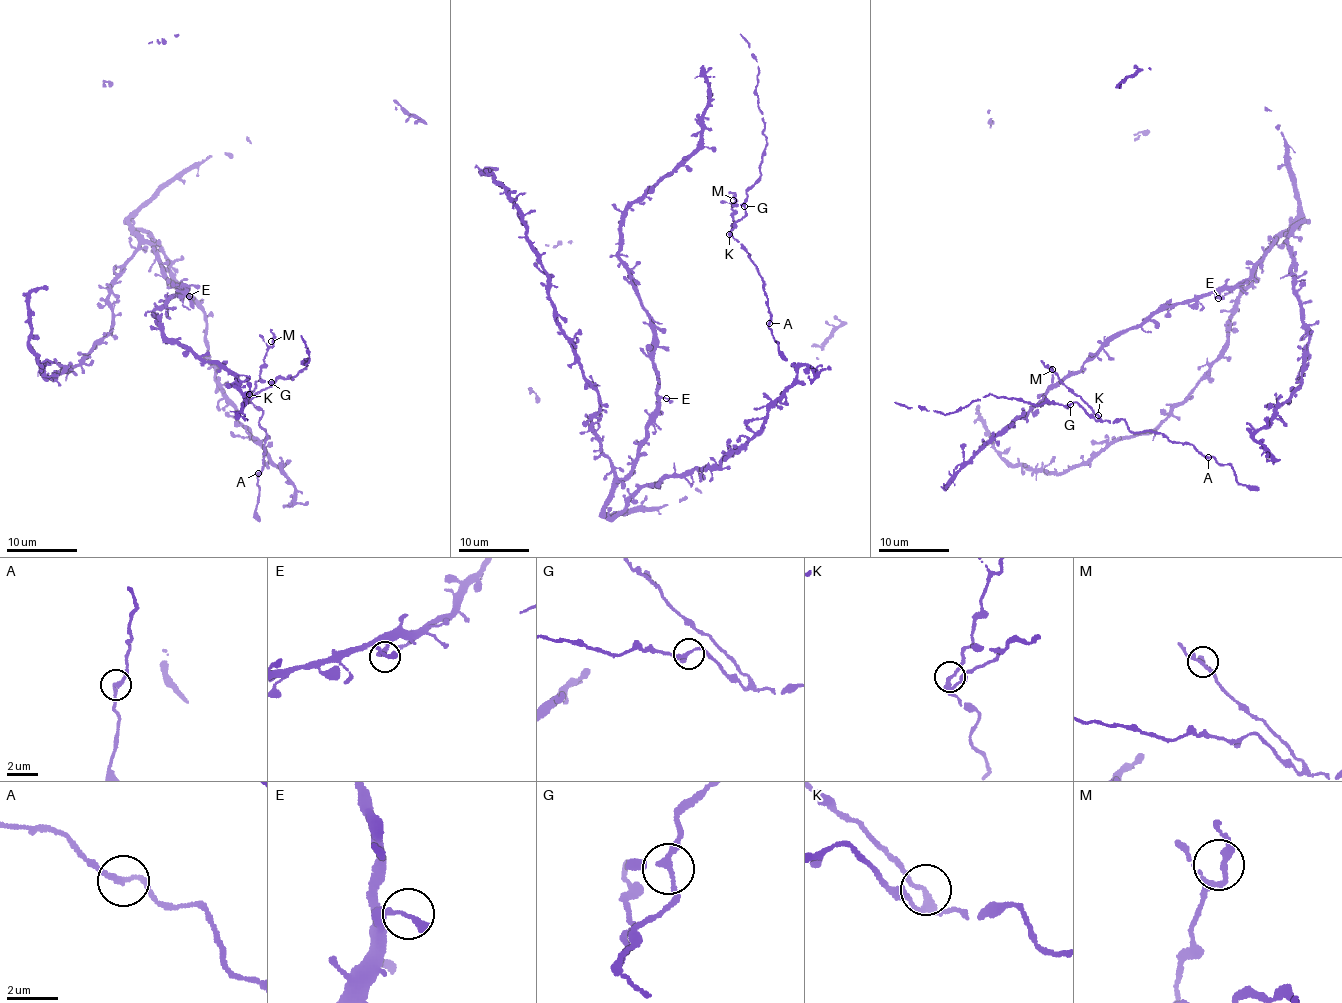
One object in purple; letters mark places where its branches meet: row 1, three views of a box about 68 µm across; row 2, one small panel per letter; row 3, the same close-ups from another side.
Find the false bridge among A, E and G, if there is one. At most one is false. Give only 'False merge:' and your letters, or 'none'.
False merge: none

